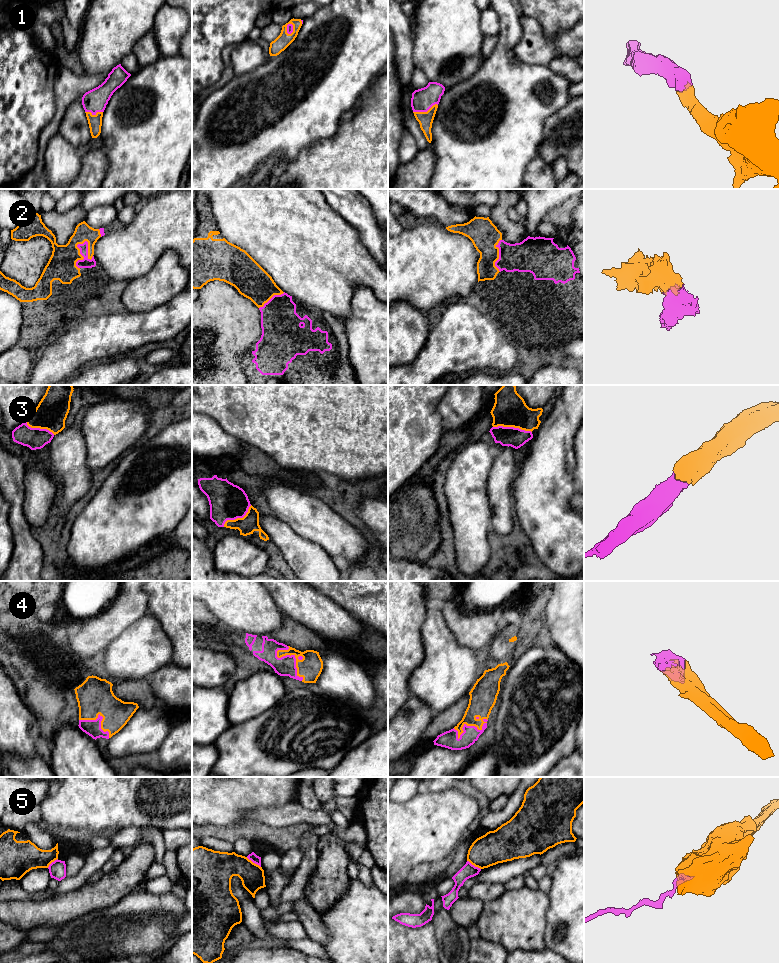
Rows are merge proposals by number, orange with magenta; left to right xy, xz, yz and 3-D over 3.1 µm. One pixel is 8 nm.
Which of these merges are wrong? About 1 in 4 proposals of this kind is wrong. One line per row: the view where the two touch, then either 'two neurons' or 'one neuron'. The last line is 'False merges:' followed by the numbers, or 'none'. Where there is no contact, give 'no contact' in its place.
1: yz | one neuron
2: xy | one neuron
3: yz | one neuron
4: xz | one neuron
5: xz | two neurons
False merges: 5

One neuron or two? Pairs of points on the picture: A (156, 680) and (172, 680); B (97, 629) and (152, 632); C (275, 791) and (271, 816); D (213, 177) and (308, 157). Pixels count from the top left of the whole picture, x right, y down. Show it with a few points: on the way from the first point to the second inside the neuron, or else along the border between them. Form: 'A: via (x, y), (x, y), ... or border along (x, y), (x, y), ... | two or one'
A: via (160, 680), (168, 680) | one
B: border along (143, 616), (132, 622), (107, 646) | two
C: border along (295, 801), (280, 806), (257, 806), (250, 811) | two
D: border along (311, 145), (303, 148), (278, 175) | two

